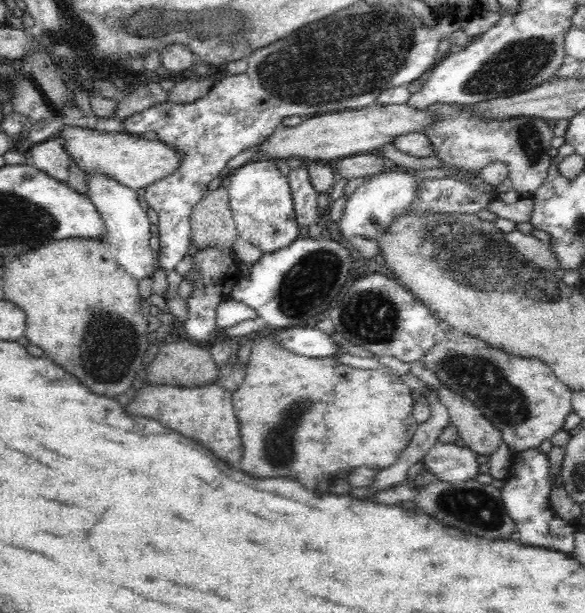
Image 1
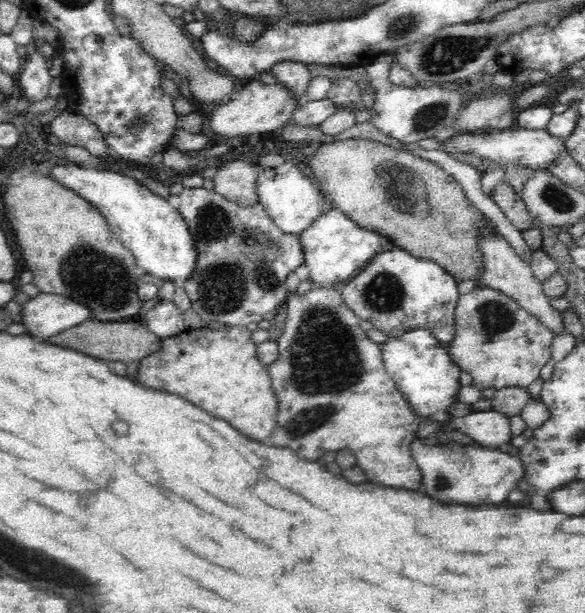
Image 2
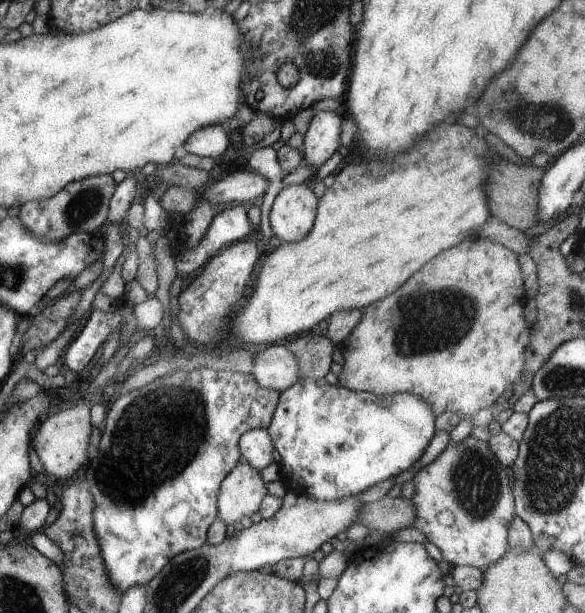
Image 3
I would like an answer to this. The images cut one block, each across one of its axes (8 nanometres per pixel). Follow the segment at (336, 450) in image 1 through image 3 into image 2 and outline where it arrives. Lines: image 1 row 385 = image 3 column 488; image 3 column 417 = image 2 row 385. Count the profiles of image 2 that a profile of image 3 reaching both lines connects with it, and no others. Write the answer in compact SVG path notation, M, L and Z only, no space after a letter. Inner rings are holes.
M336 288L310 289L287 300L287 317L278 343L278 360L266 365L278 402L278 418L274 432L266 442L270 446L292 448L300 458L316 460L330 450L352 450L358 466L370 482L392 488L418 490L422 475L413 464L410 443L416 438L419 420L397 390L386 371L380 343L372 341L358 326L360 317L340 296ZM308 394L318 394L318 400L308 400Z

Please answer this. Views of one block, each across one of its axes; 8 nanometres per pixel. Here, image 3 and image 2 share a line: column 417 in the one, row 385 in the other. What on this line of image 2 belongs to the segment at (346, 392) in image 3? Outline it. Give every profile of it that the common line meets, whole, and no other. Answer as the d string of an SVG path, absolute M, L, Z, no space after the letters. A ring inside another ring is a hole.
M422 327L406 331L398 337L389 337L381 344L382 360L386 371L395 382L397 390L402 393L406 403L419 422L434 420L442 424L442 432L450 432L448 422L452 415L448 413L450 406L457 403L460 385L460 367L448 354L448 344L438 341L432 331Z

